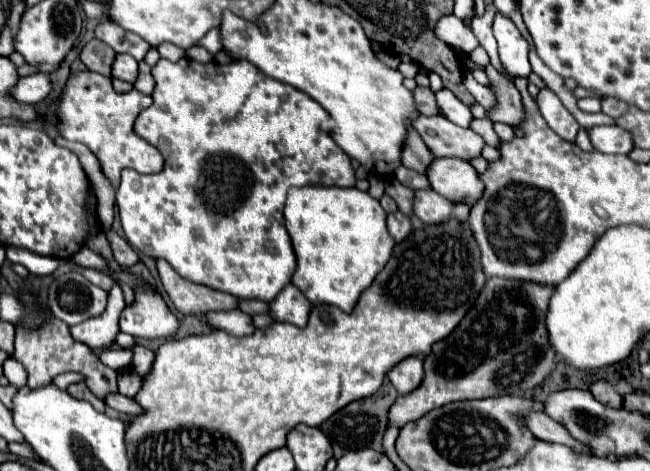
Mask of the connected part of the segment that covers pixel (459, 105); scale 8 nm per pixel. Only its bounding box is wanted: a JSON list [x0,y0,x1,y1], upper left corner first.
[436,89,472,127]

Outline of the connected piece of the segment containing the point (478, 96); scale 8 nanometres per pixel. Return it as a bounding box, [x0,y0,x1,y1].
[464,72,496,110]

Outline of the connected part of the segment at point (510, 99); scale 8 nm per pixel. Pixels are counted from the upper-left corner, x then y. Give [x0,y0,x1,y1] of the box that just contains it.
[486,65,526,127]

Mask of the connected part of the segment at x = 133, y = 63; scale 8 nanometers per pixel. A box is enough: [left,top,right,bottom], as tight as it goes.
[112,53,138,83]

